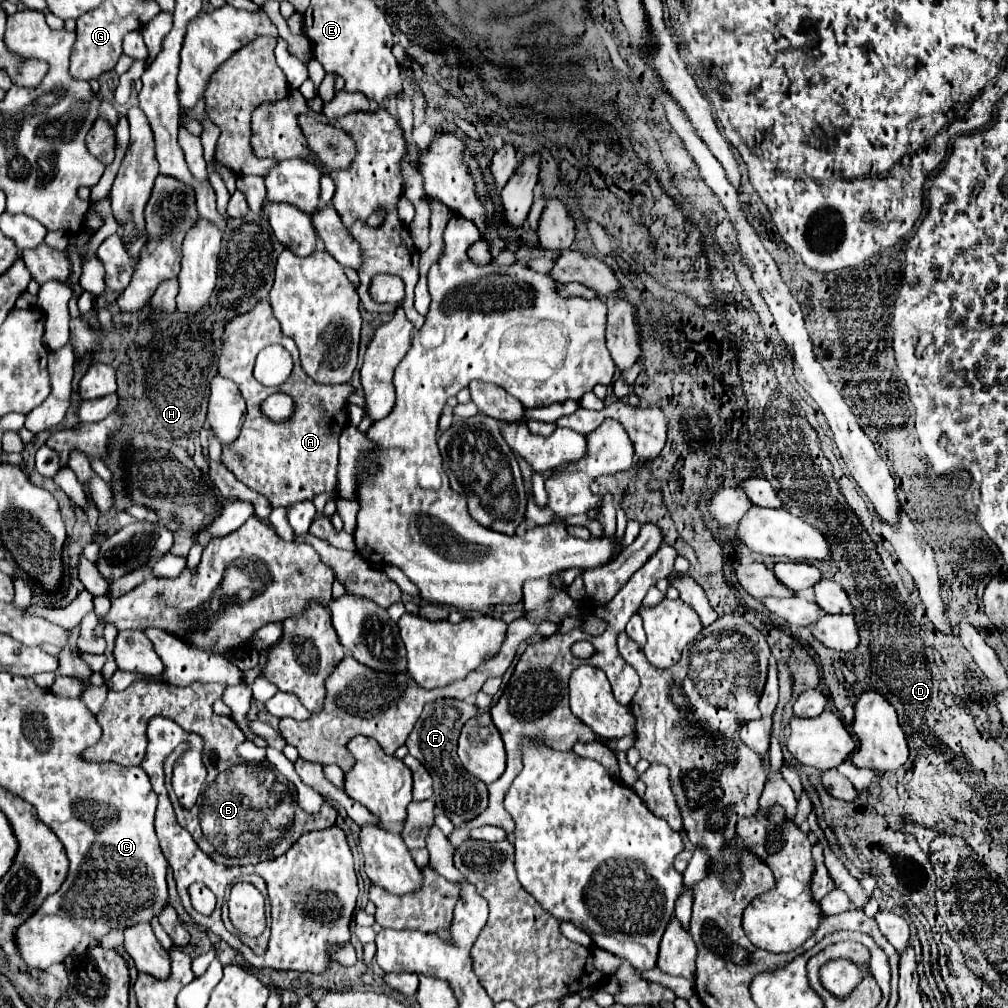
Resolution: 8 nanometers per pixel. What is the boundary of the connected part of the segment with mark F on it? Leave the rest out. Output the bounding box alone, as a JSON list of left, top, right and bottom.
[407,699,487,827]

